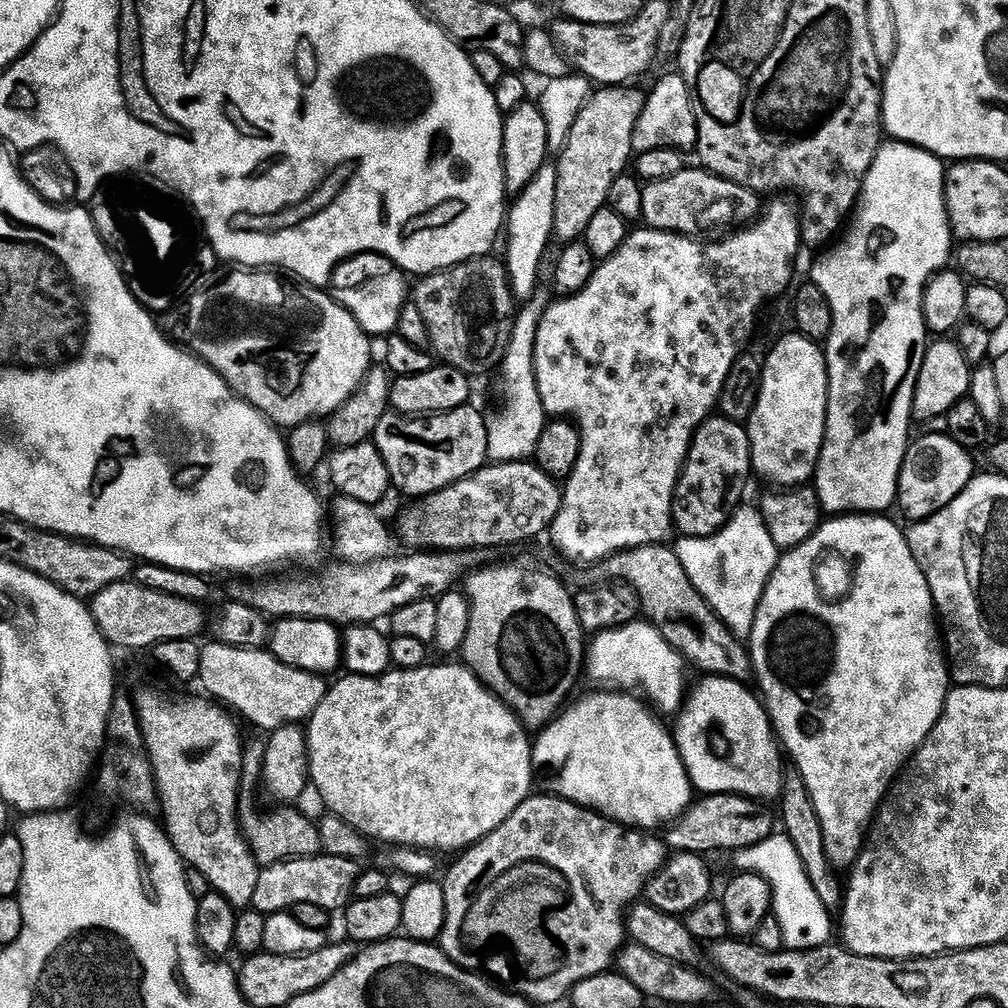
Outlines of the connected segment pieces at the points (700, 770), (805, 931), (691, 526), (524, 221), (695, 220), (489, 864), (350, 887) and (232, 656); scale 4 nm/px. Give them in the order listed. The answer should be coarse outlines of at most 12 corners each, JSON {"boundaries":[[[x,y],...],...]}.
{"boundaries":[[[708,674],[678,716],[700,794],[785,795],[761,697]],[[787,834],[735,853],[773,886],[774,916],[794,952],[821,948],[833,913]],[[700,425],[676,483],[681,537],[712,536],[753,475],[747,427]],[[555,163],[506,212],[508,277],[528,302],[556,229]],[[701,166],[645,183],[643,223],[708,238],[755,221],[761,197]],[[533,794],[442,880],[439,947],[527,995],[613,967],[656,834]],[[327,854],[269,864],[252,908],[343,911],[361,871]],[[210,640],[205,693],[265,732],[307,721],[325,677]]]}

